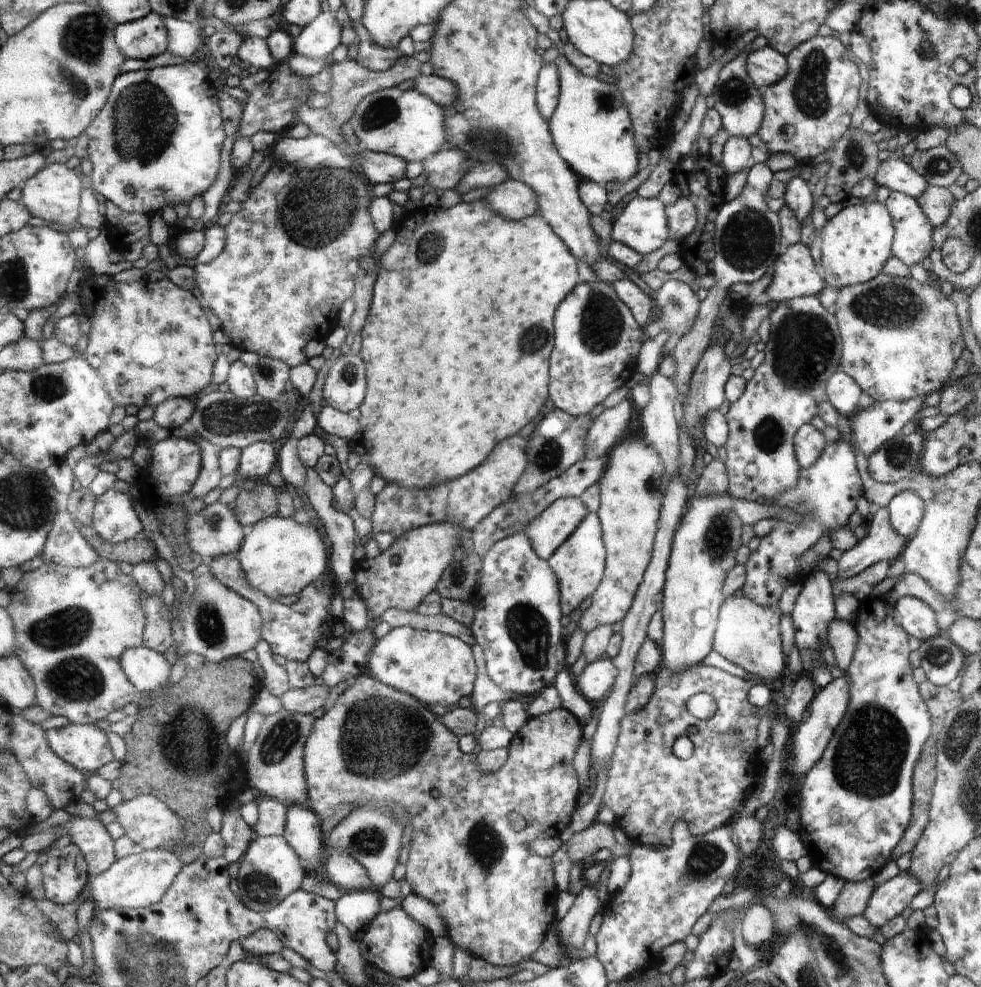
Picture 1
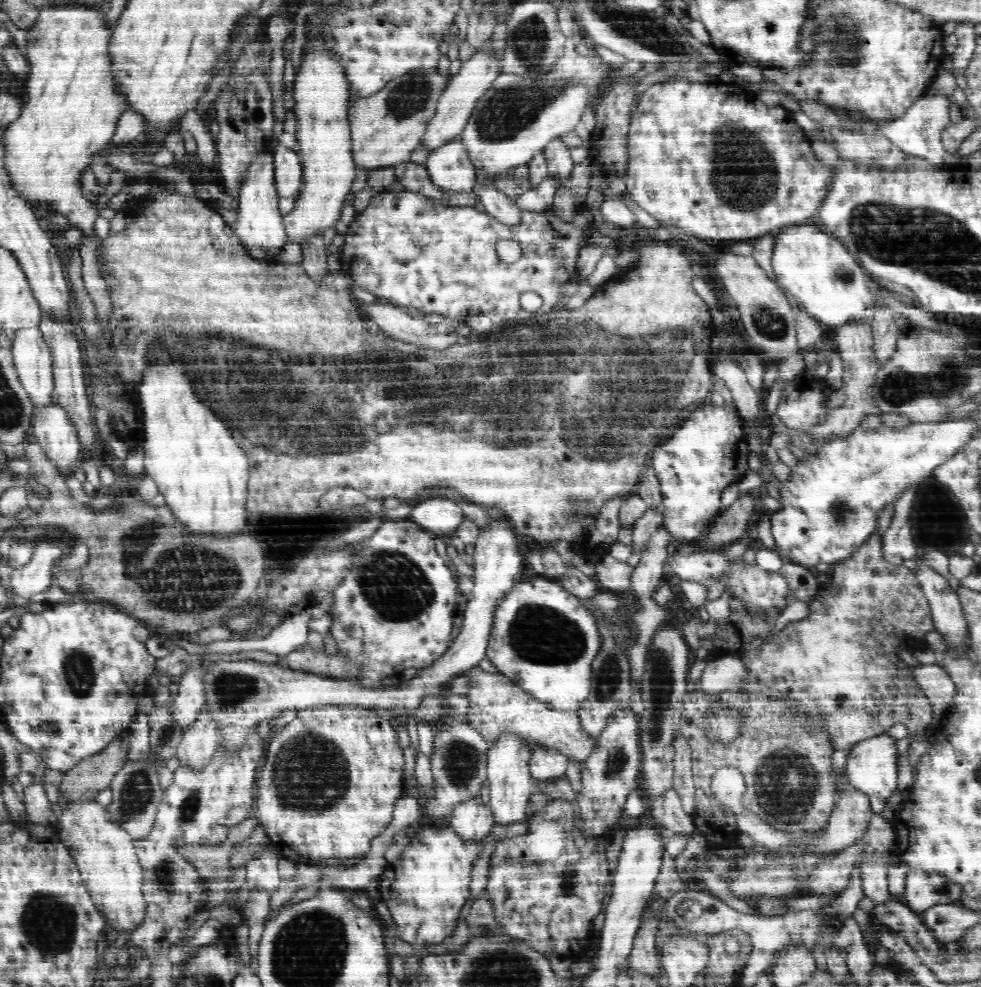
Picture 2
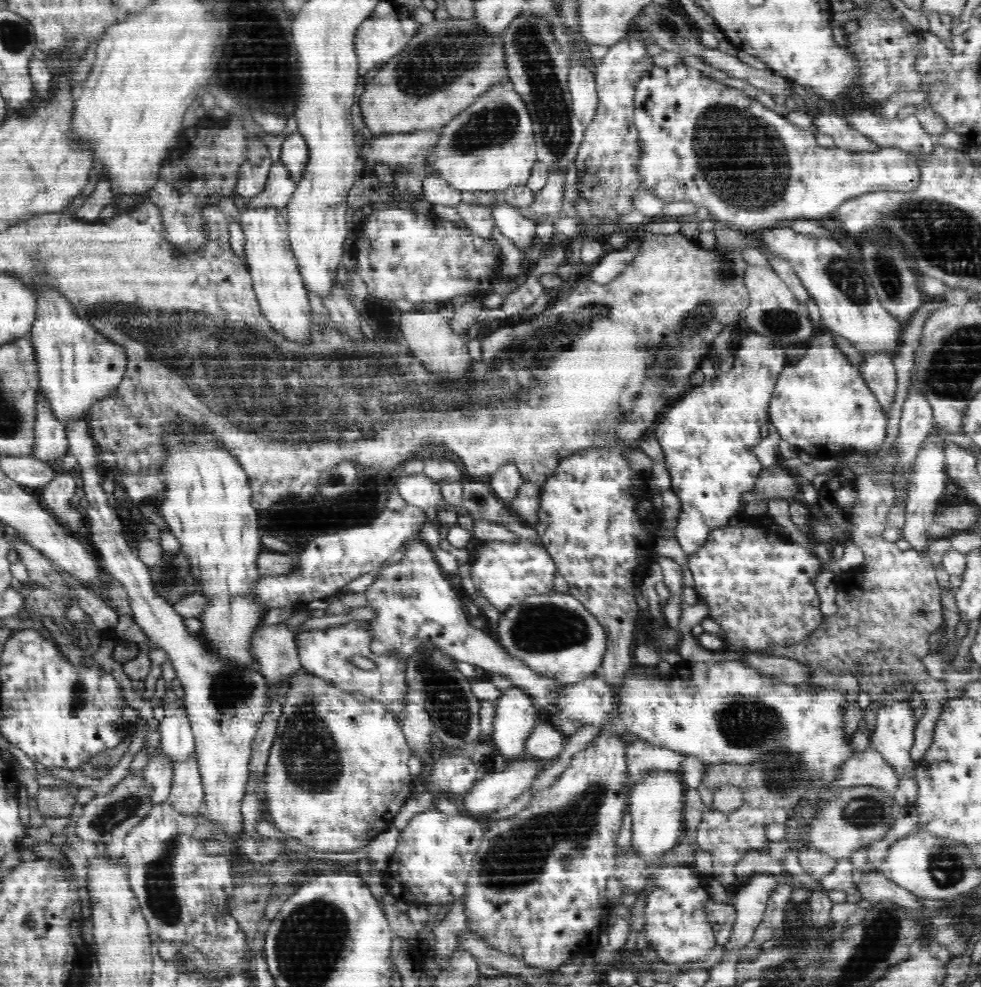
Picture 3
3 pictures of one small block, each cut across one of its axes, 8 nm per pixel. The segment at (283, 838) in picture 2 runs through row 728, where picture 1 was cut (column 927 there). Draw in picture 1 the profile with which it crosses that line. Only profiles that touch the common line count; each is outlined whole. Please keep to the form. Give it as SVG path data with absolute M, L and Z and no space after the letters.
M877 274L872 280L842 287L836 297L835 312L840 327L842 354L840 369L850 375L864 391L864 397L878 401L912 401L916 396L938 392L948 382L956 360L964 350L962 328L956 305L934 286L913 277L893 277Z

